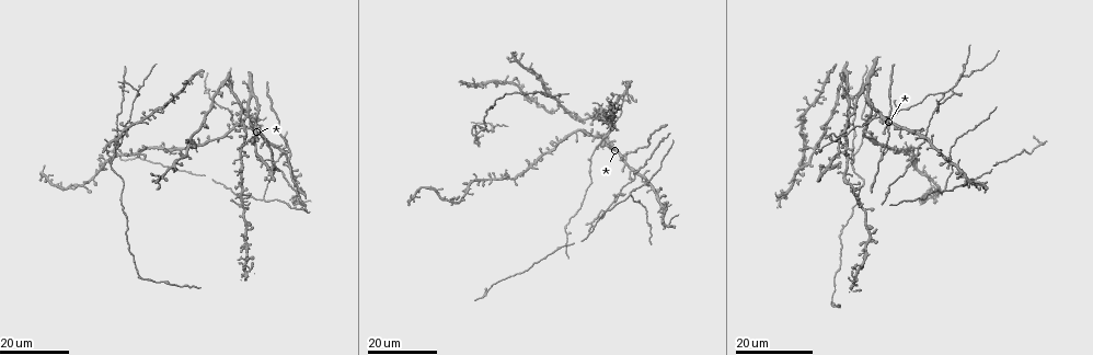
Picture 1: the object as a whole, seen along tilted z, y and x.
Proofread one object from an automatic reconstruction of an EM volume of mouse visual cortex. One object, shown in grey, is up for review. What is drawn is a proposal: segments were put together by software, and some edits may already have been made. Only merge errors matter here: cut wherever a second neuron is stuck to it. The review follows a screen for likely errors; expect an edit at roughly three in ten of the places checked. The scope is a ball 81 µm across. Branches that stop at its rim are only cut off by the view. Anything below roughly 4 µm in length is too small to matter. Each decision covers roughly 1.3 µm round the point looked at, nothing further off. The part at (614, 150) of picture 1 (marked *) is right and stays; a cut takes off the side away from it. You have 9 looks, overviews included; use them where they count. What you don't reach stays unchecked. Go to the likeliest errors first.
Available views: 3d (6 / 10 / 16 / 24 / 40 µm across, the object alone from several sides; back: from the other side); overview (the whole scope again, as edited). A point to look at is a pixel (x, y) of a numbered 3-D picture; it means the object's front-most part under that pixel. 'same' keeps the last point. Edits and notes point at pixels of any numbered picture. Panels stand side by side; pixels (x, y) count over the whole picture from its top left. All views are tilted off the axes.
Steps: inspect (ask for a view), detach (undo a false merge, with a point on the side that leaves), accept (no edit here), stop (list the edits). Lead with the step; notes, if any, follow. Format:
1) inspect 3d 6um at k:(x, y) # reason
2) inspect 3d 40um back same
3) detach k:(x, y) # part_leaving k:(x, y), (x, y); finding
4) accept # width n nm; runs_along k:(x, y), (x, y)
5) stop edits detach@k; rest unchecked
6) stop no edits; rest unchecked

inspect 3d 16um at 1:(928, 133) # two arms in line, one across

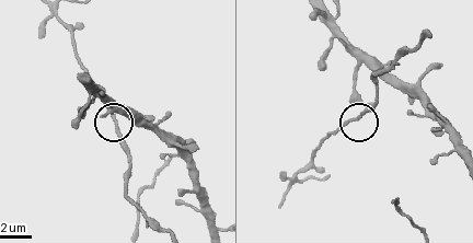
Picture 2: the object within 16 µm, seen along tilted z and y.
inspect 3d 10um at 2:(359, 115)

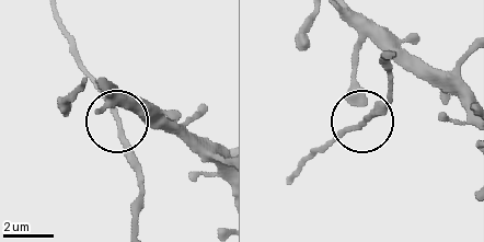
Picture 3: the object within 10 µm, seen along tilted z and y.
inspect 3d 6um at 3:(362, 121)

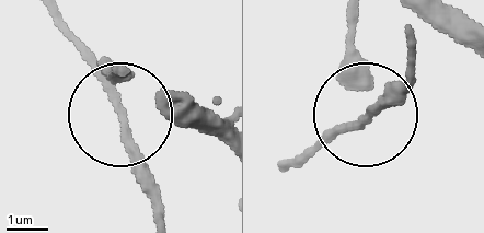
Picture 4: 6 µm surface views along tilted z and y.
accept # side_arm 33 um; continuous, no second neuron

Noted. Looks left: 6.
inspect 3d 24um at 1:(601, 140) # two arms in line, one across

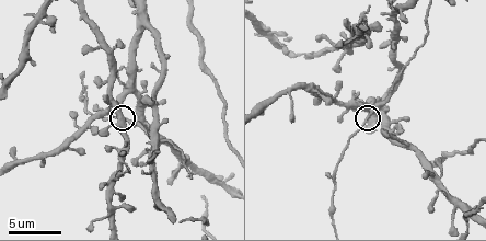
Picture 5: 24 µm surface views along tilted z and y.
inspect 3d 6um at 5:(371, 112) # closer look

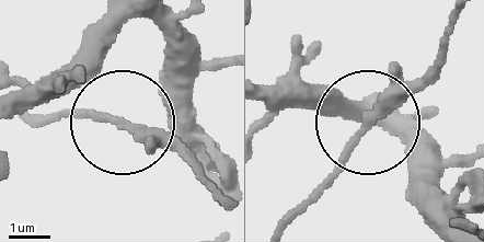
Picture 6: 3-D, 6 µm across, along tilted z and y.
accept # all the same neuron

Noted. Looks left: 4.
inspect 3d 16um at 1:(122, 88)

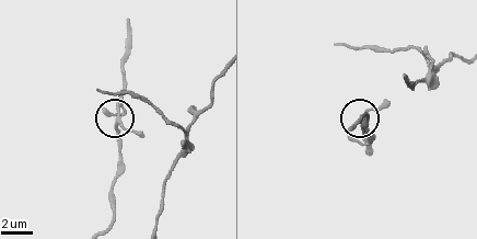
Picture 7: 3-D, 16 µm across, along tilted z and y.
inspect 3d 10um at 7:(118, 113)

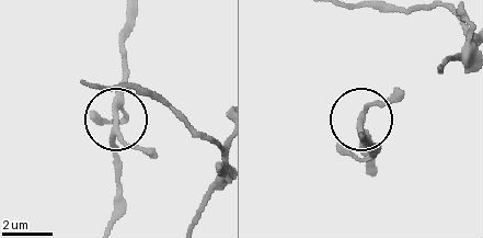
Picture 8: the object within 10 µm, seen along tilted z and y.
inspect 3d 10um back at 8:(117, 122) # from behind

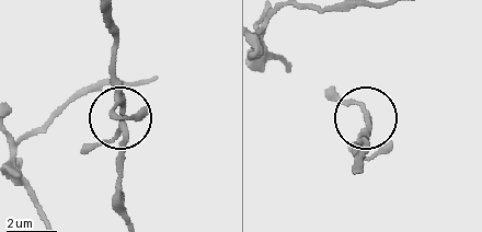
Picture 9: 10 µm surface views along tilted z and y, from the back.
accept # runs_along 9:(126, 219), (117, 182), (123, 136), (117, 64); one neuron here

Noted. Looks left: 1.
inspect 3d 6um at 5:(389, 12) # branch point

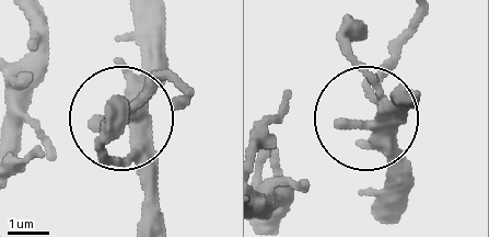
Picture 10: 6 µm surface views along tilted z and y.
detach 10:(156, 78) # arms 3; a second neuron is stuck on

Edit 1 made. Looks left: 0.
stop edits detach@10; rest unchecked

